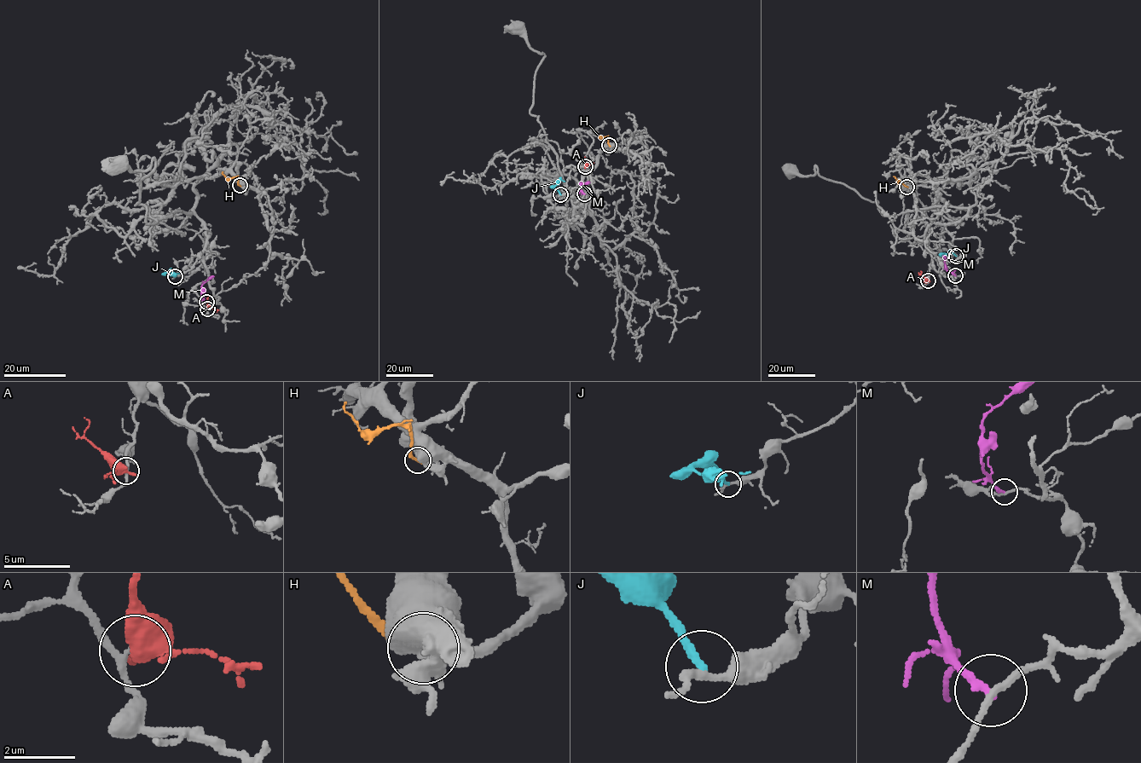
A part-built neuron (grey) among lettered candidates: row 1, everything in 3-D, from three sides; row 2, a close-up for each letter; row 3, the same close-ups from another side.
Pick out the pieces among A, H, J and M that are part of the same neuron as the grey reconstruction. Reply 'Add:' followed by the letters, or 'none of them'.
Add: none of them

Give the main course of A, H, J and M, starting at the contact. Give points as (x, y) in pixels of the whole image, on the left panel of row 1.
A: (207, 309), (208, 296)
H: (239, 185), (237, 177), (227, 178), (222, 172)
J: (176, 276), (168, 272), (181, 273)
M: (206, 302), (201, 295), (201, 286), (213, 276)

